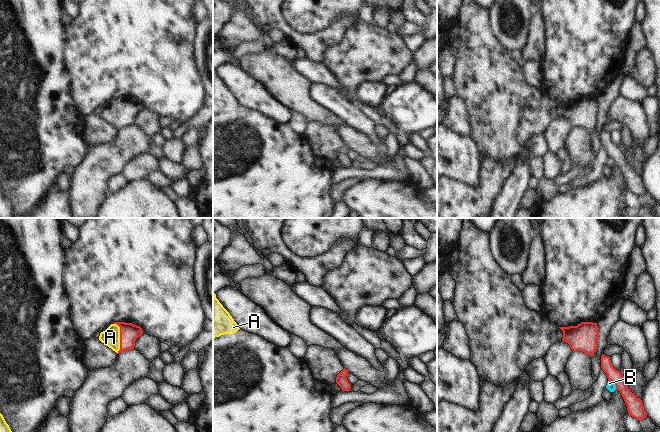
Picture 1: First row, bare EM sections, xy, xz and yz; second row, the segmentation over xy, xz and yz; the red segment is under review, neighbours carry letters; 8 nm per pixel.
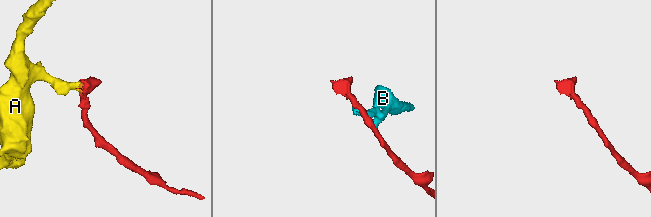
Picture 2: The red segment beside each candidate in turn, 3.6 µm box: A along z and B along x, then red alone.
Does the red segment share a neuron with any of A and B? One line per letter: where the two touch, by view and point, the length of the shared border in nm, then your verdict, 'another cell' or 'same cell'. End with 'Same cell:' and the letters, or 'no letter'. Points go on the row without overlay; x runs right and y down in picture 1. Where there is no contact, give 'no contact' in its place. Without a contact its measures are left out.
A: contact xy (120, 113); length 260 nm; same cell
B: contact yz (614, 159); length 100 nm; another cell
Same cell: A

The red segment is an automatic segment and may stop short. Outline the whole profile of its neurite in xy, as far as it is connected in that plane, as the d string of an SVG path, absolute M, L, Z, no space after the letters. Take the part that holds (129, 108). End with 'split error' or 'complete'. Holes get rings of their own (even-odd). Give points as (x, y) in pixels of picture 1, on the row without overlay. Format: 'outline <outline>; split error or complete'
outline M114 98L100 109L99 116L117 130L134 125L135 117L143 110L140 102L132 99Z; split error

